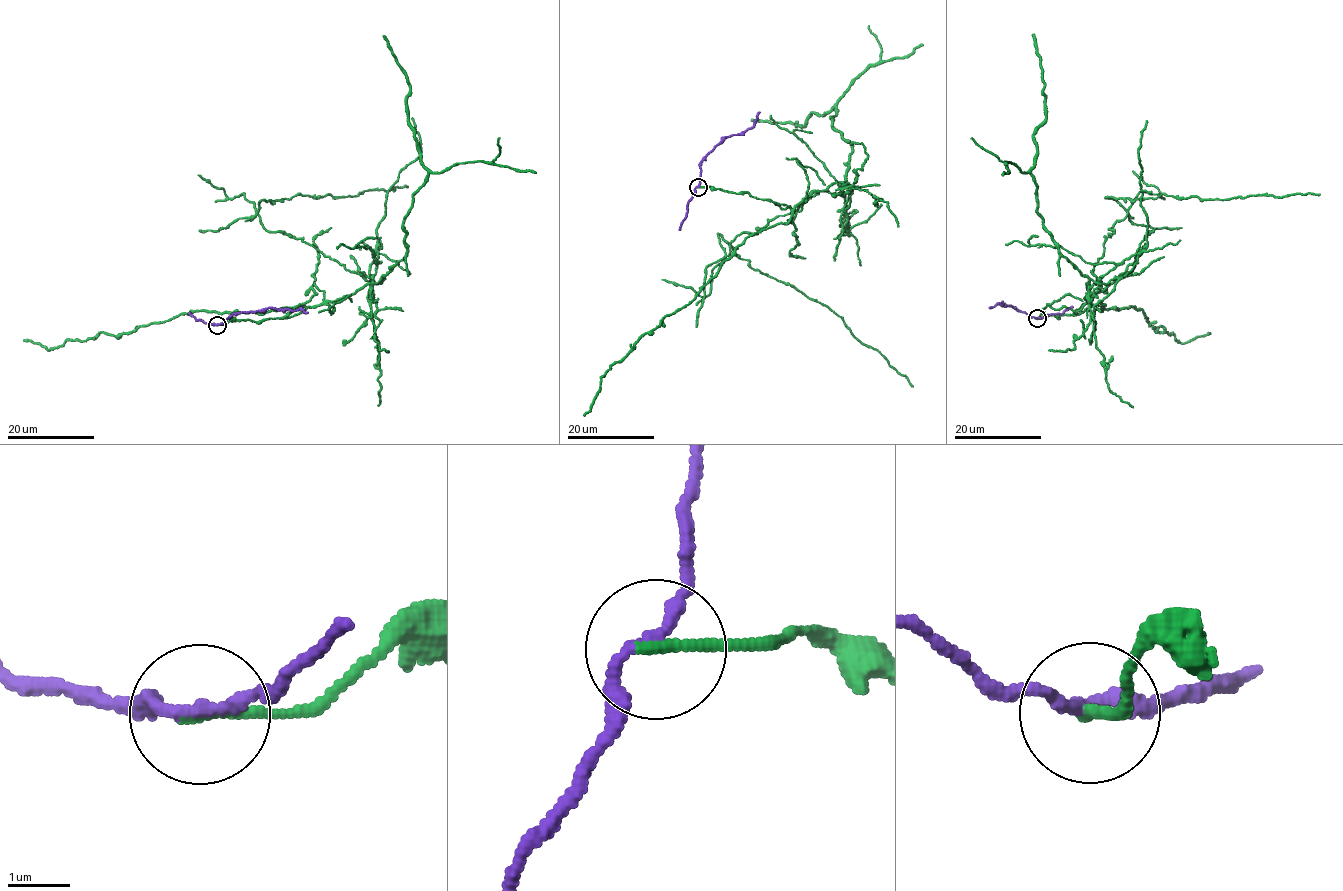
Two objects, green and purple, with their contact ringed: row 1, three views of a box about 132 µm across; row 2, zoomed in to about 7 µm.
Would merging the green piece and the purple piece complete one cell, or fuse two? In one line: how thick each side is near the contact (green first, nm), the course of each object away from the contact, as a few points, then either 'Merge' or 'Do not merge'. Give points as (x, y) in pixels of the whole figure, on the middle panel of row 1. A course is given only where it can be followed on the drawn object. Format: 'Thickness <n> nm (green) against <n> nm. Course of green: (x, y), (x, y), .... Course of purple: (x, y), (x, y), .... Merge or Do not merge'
Thickness 180 nm (green) against 180 nm. Course of green: (697, 187), (794, 209), (838, 183), (742, 232), (727, 255), (719, 240), (828, 306), (913, 386). Course of purple: (697, 186), (700, 164), (708, 153), (726, 137), (742, 134), (750, 129), (760, 112). Do not merge

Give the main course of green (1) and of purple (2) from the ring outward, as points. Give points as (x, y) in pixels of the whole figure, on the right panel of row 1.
1: (1037, 319), (1093, 305), (1085, 298), (1098, 281), (1091, 272), (1108, 229), (1127, 211), (1106, 197), (1319, 194)
2: (1036, 319), (1002, 302), (1005, 304), (989, 307)

